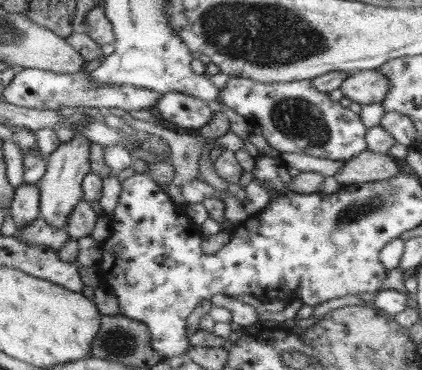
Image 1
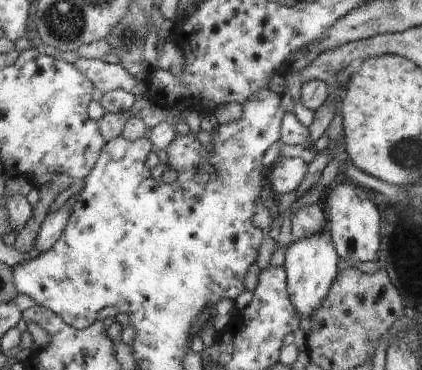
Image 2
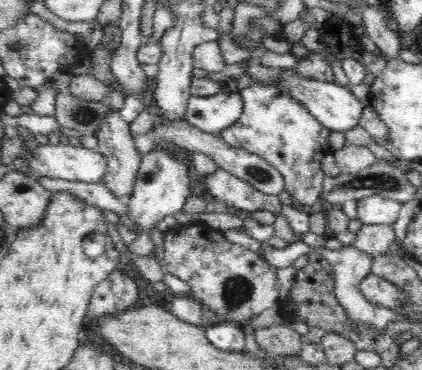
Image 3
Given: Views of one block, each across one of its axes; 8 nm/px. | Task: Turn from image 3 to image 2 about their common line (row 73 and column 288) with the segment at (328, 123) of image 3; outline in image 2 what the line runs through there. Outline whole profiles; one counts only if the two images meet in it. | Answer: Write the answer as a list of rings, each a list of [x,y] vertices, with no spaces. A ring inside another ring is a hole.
[[[321,208],[321,228],[319,230],[313,230],[311,234],[299,238],[299,240],[293,240],[287,250],[285,250],[285,262],[283,262],[283,268],[285,268],[285,282],[287,282],[287,296],[289,296],[289,302],[293,304],[295,308],[295,314],[301,318],[309,318],[309,314],[319,306],[321,298],[327,294],[329,286],[331,286],[331,280],[339,278],[337,274],[337,264],[339,264],[339,258],[335,254],[335,246],[333,246],[333,240],[331,240],[331,224],[327,220],[327,212]]]

